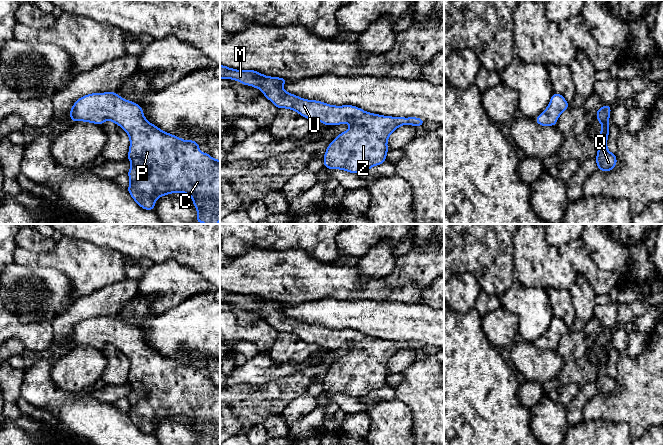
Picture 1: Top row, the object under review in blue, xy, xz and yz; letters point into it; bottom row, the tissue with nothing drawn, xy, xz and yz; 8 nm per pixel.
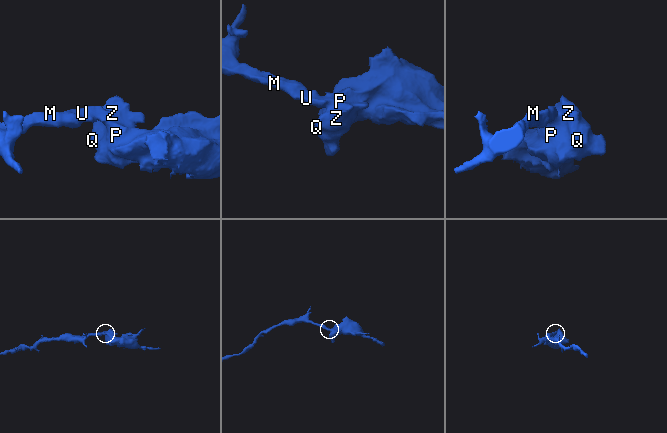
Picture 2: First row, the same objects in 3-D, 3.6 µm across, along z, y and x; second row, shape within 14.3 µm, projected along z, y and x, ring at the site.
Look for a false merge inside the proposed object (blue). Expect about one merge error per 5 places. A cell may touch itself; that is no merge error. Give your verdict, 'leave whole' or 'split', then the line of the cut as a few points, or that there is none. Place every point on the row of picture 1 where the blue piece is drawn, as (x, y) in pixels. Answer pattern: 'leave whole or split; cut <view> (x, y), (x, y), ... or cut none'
leave whole; cut none

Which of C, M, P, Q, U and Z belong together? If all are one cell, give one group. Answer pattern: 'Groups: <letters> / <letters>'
Groups: C M P Q U Z

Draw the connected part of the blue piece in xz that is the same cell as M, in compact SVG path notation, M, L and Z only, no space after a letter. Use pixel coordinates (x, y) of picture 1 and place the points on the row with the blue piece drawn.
M220 65L220 78L237 80L258 88L277 108L294 110L301 116L320 121L324 125L350 122L350 128L340 133L326 149L324 167L329 169L364 173L386 161L387 140L394 130L406 124L421 126L425 123L423 119L416 117L381 116L367 113L356 106L334 106L302 99L283 89L282 85L288 79L268 77L254 70L235 70Z

